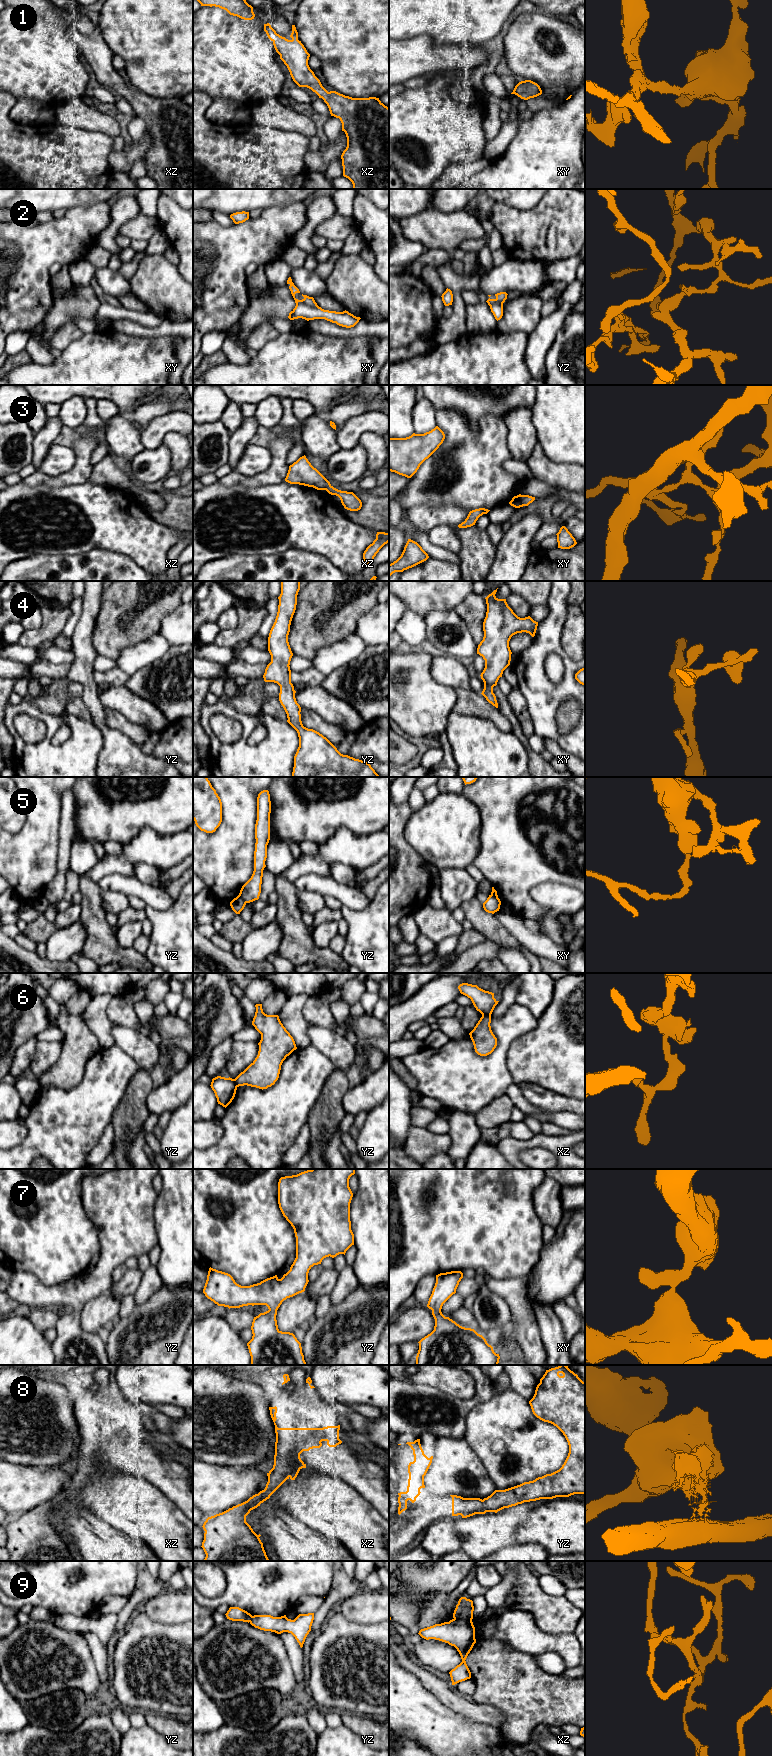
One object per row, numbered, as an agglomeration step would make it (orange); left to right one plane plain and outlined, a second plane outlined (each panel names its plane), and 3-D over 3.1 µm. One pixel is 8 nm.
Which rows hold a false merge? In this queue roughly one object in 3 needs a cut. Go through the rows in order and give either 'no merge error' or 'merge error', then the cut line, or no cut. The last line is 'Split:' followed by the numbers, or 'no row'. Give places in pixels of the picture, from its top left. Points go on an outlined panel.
1: no merge error; cut none
2: no merge error; cut none
3: no merge error; cut none
4: no merge error; cut none
5: merge error; cut yz (239, 894), (246, 902)
6: merge error; cut xz (482, 1014), (490, 1016)
7: no merge error; cut none
8: merge error; cut xz (275, 1451), (296, 1463), (296, 1469), (288, 1478)
9: merge error; cut xz (454, 1618), (471, 1619)
Split: 5, 6, 8, 9

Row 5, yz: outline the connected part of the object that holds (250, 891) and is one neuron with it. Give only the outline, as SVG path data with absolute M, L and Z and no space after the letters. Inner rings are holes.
M268 790L257 797L257 820L255 824L254 871L251 878L242 886L239 895L246 903L259 899L263 870L266 867L267 845L270 840L271 801Z

